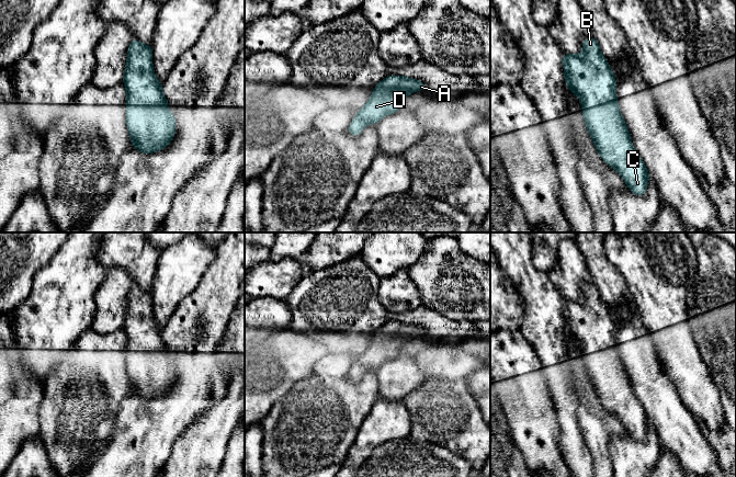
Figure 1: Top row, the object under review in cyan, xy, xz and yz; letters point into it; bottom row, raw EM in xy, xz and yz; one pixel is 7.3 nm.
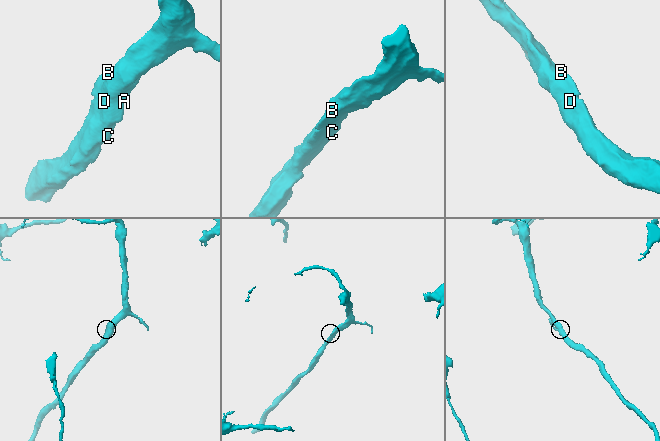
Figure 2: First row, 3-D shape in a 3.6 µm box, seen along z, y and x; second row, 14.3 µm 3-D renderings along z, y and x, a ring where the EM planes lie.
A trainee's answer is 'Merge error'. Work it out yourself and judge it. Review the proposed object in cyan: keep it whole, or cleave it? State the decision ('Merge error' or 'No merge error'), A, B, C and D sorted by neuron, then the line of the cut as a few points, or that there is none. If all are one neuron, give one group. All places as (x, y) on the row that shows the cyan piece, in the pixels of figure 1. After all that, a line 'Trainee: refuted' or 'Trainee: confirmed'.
No merge error. Groups: A B C D. No split
Trainee: refuted

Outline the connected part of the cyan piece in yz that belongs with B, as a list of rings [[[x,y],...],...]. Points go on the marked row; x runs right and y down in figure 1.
[[[587,37],[581,47],[581,55],[563,54],[562,65],[565,68],[565,84],[580,99],[585,123],[597,152],[605,163],[622,175],[633,194],[645,195],[650,175],[644,161],[634,150],[631,134],[620,112],[613,70],[602,55],[596,38]]]

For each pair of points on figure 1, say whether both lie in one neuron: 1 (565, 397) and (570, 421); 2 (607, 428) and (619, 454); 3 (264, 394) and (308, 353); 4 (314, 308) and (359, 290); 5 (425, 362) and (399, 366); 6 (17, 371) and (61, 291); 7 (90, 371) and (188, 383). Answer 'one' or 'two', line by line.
1: one
2: two
3: one
4: one
5: two
6: two
7: two

